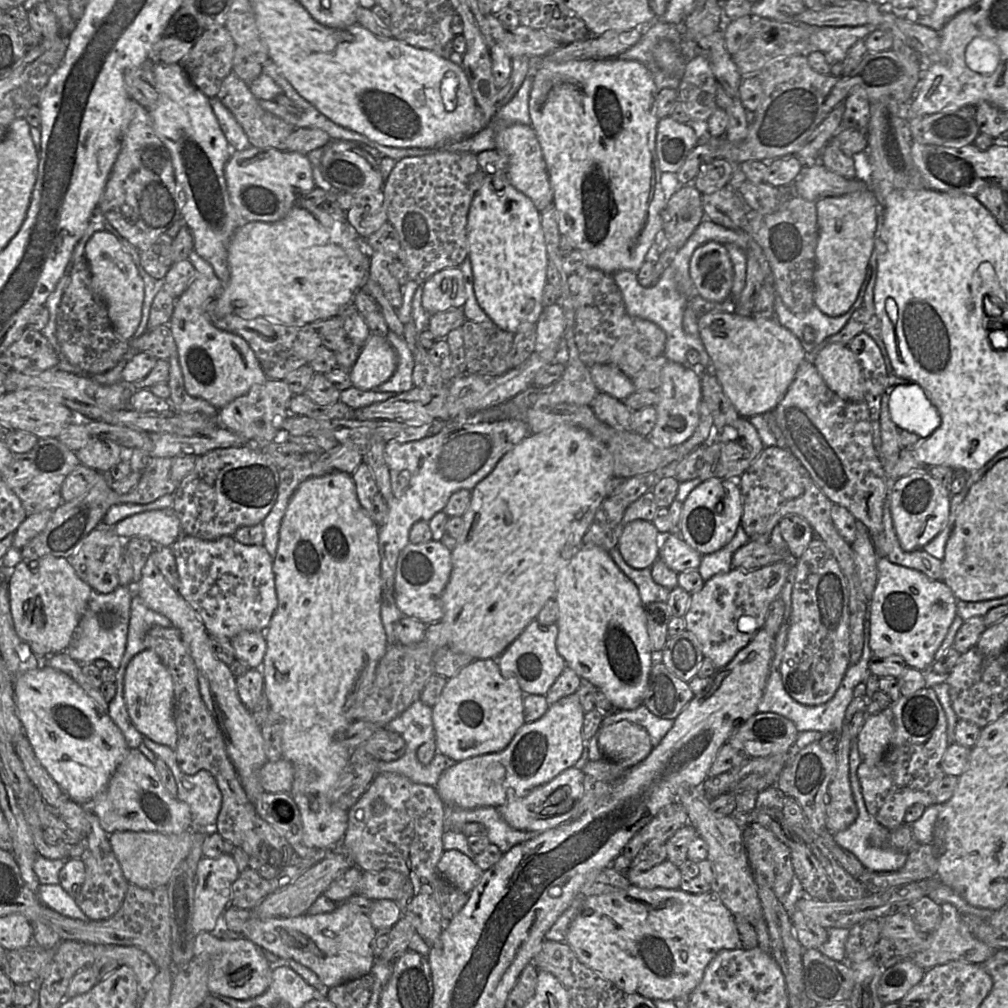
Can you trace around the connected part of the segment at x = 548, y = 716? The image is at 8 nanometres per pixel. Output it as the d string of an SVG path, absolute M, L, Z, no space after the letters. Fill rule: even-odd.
M576 693L550 705L546 713L534 722L524 723L510 743L501 751L467 758L446 769L435 787L445 807L472 809L483 806L500 807L525 796L533 788L545 784L558 774L573 767L582 755L585 712Z

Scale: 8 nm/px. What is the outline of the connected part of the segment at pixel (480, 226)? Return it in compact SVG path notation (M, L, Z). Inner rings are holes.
M506 174L485 176L468 214L468 257L473 271L476 299L492 322L500 329L516 333L524 322L537 323L543 311L543 291L547 284L548 255L541 227L541 212L530 198L513 187Z

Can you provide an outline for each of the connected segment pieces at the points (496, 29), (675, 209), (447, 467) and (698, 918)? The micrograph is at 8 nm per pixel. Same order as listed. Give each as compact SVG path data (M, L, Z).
M488 14L485 17L490 35L510 58L517 56L540 58L562 46L543 31L521 24L517 27L509 27L494 14Z
M692 184L683 185L666 202L662 211L668 246L680 250L705 218L702 194Z
M453 419L435 435L407 443L390 441L386 444L384 458L390 471L392 496L387 501L387 520L379 527L378 548L381 557L381 620L389 645L399 643L394 628L403 614L396 604L395 575L398 557L410 542L411 528L416 522L430 521L443 511L456 491L472 491L492 472L499 460L529 434L528 425L519 419L494 422Z
M632 884L624 890L585 897L580 911L569 926L565 942L572 948L581 963L600 974L603 978L627 993L637 993L651 1000L675 1000L682 995L691 994L701 982L707 965L720 950L741 947L735 924L735 915L722 903L716 893L710 891L692 894L679 888L643 889Z

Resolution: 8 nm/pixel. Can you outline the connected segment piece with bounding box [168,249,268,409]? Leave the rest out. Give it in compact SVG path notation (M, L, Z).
M193 249L189 260L195 267L195 277L174 304L172 317L168 323L177 345L177 357L184 379L185 390L190 396L202 398L217 409L246 394L253 386L268 380L254 351L241 336L215 327L205 314L205 303L209 298L217 298L223 283L215 274L212 266Z

